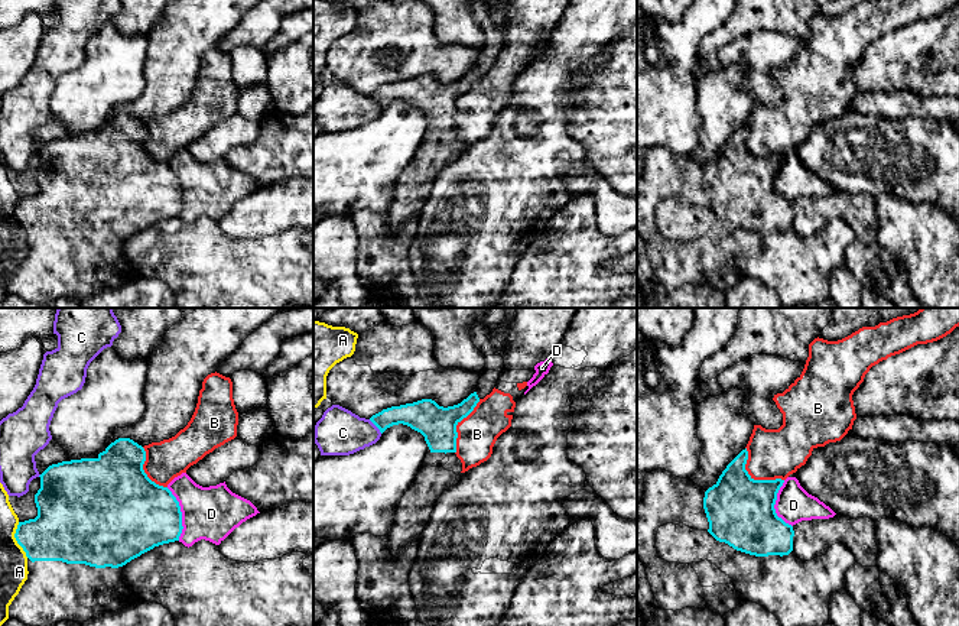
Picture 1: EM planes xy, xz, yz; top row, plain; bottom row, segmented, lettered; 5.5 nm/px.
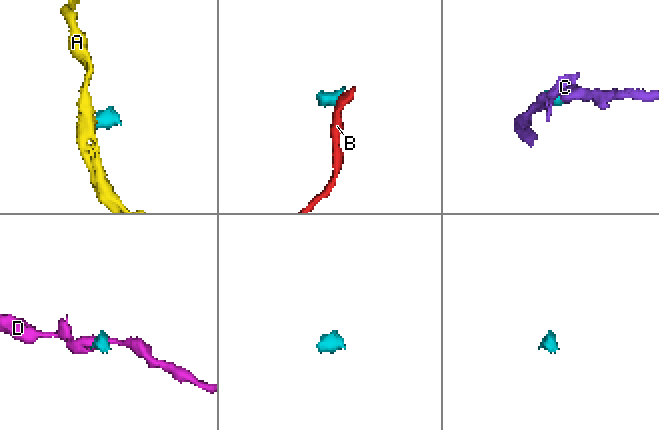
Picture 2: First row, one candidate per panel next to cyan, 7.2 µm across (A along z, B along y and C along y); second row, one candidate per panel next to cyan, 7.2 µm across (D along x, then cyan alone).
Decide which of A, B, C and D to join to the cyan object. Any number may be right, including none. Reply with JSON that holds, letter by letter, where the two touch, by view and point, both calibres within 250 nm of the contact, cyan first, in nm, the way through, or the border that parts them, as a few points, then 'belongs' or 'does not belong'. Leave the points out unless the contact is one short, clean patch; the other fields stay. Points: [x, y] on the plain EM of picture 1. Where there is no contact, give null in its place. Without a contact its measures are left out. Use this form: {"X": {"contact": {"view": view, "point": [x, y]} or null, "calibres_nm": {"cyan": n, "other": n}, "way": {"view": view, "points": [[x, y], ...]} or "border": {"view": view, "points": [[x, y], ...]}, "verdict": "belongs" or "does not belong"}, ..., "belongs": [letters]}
{"A": {"contact": {"view": "xy", "point": [16, 216]}, "calibres_nm": {"cyan": 320, "other": 160}, "border": {"view": "xy", "points": [[18, 198], [15, 216], [28, 233]]}, "verdict": "does not belong"}, "B": {"contact": {"view": "yz", "point": [753, 155]}, "calibres_nm": {"cyan": 380, "other": 280}, "border": {"view": "yz", "points": [[745, 123], [745, 146], [754, 155], [783, 156]]}, "verdict": "does not belong"}, "C": {"contact": {"view": "xz", "point": [376, 101]}, "calibres_nm": {"cyan": 160, "other": 260}, "verdict": "does not belong"}, "D": {"contact": {"view": "xy", "point": [181, 190]}, "calibres_nm": {"cyan": 400, "other": 300}, "verdict": "does not belong"}, "belongs": []}

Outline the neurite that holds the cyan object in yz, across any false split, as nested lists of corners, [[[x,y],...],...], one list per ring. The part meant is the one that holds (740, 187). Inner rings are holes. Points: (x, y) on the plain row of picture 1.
[[[745,124],[708,166],[661,145],[646,149],[637,234],[646,243],[657,285],[709,285],[724,292],[742,278],[729,252],[711,237],[680,240],[659,233],[656,213],[666,200],[708,207],[716,217],[755,233],[793,227],[793,202],[774,185],[784,156],[754,156],[745,146],[747,136]]]

